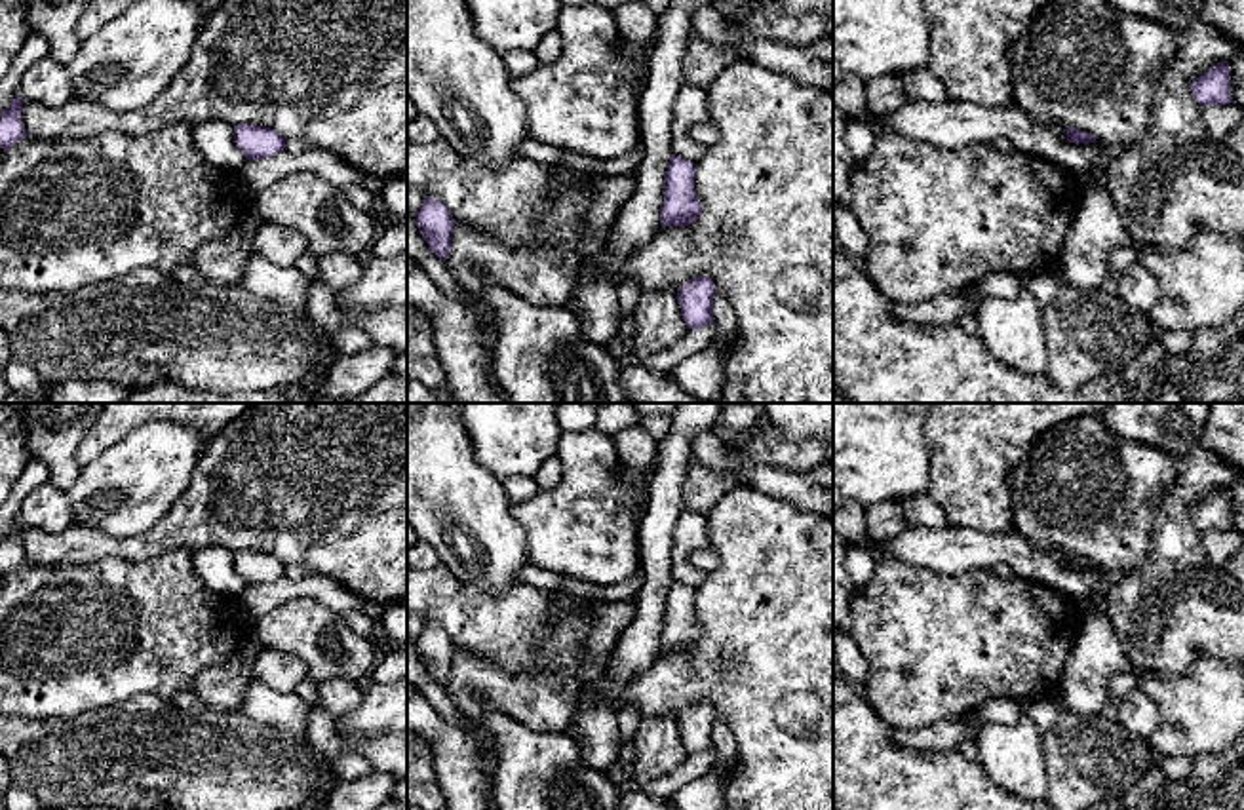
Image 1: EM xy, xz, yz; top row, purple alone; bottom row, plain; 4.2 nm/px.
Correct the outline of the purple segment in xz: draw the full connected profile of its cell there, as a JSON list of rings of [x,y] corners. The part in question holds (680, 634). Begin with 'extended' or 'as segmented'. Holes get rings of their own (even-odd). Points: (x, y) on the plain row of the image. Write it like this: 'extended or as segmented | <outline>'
as segmented | [[[671,580],[664,605],[662,652],[689,652],[702,639],[702,627],[694,618],[694,601],[694,589]]]

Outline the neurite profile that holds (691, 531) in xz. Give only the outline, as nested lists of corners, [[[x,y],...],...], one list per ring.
[[[692,511],[681,513],[673,529],[671,580],[685,584],[696,593],[706,580],[706,572],[696,569],[689,557],[709,548],[708,519]]]

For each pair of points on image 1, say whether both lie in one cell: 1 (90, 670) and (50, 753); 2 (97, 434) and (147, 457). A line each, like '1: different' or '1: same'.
1: different
2: different

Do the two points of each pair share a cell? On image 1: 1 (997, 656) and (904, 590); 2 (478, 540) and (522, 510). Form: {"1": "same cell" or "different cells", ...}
{"1": "same cell", "2": "different cells"}

